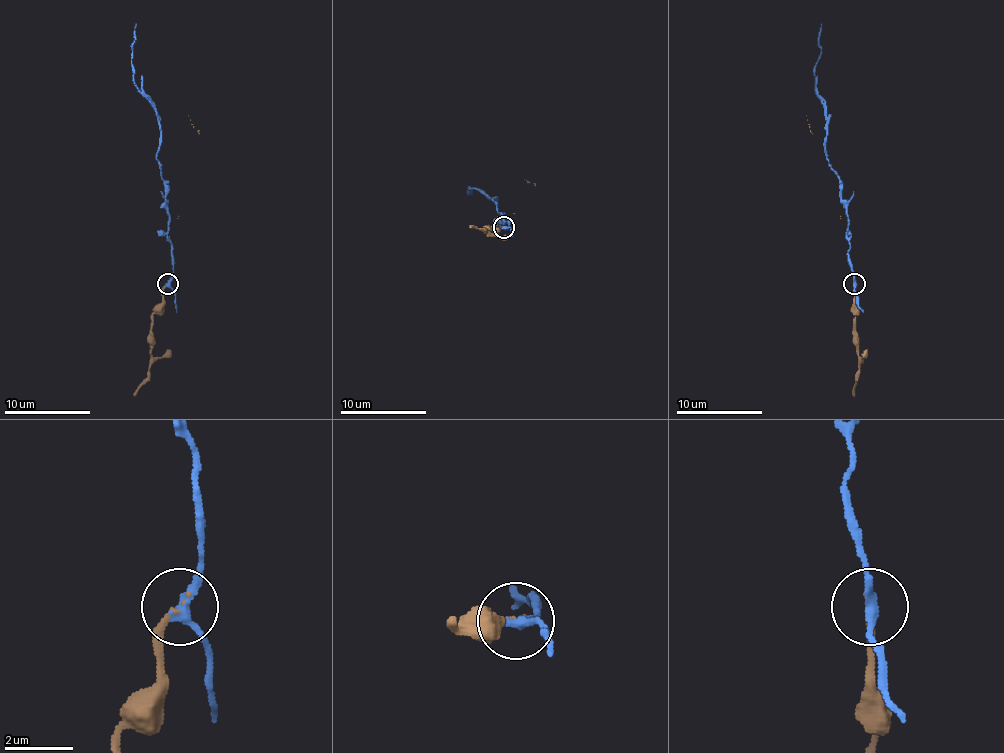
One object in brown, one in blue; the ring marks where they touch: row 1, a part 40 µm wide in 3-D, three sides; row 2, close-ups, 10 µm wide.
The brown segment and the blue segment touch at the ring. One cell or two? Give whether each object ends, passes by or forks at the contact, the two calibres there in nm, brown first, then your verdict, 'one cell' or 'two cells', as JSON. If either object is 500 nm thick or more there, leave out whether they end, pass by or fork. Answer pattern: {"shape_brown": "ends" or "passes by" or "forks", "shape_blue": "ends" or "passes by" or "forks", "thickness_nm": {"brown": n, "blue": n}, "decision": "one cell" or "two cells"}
{"shape_brown": "ends", "shape_blue": "passes by", "thickness_nm": {"brown": 110, "blue": 260}, "decision": "two cells"}

